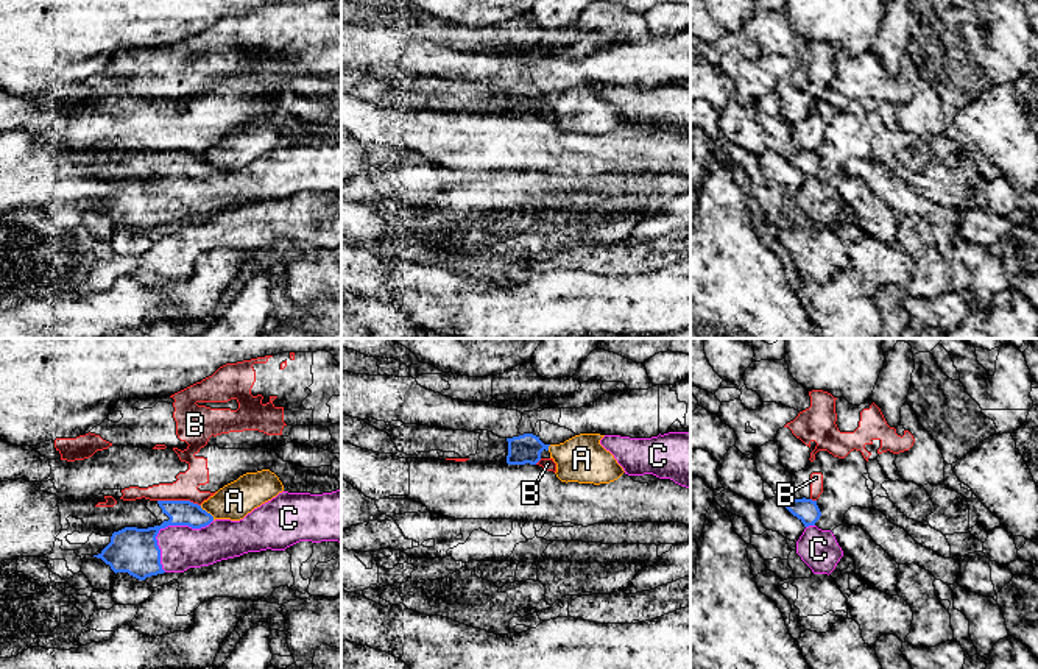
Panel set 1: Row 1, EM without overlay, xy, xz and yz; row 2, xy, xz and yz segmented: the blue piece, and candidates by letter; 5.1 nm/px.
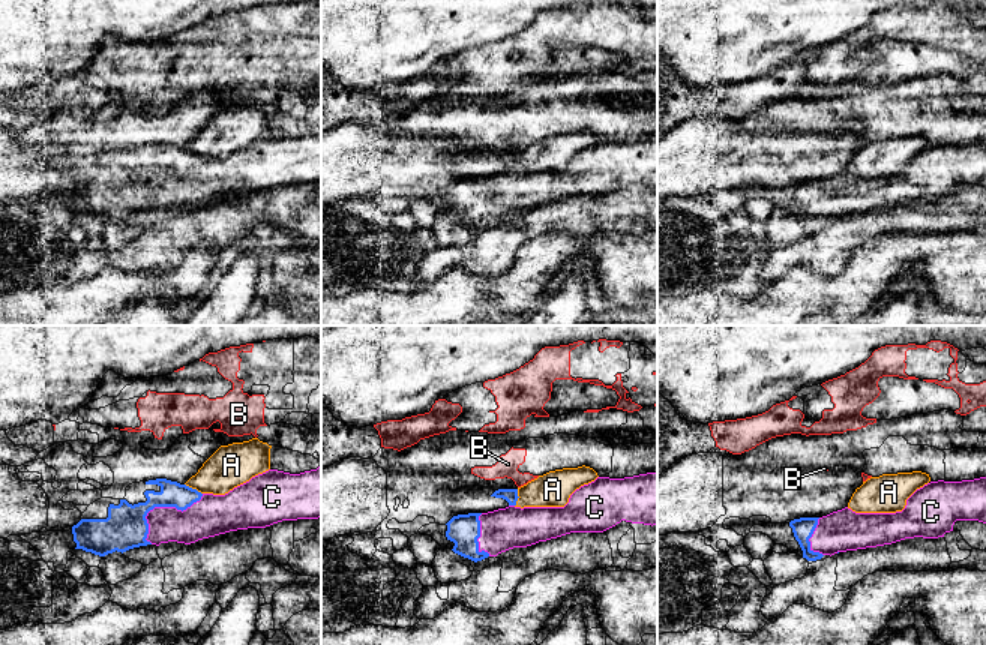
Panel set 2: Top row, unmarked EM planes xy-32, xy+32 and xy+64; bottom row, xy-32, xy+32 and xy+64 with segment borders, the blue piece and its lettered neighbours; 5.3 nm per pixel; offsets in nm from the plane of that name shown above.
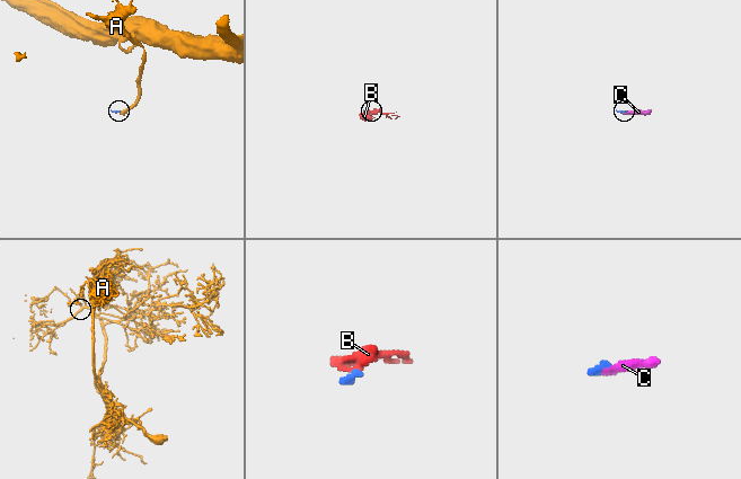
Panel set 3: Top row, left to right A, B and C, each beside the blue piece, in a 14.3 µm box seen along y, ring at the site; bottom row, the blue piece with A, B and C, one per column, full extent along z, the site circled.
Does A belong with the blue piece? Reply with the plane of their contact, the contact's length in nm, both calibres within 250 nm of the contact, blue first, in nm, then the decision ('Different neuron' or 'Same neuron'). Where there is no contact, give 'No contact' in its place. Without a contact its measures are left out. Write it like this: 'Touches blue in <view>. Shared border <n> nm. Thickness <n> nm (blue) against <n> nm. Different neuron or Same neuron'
Touches blue in xy. Shared border 110 nm. Thickness 130 nm (blue) against 190 nm. Different neuron

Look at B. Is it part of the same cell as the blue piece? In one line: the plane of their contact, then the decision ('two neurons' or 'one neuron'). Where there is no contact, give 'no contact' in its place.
contact in xy; two neurons

